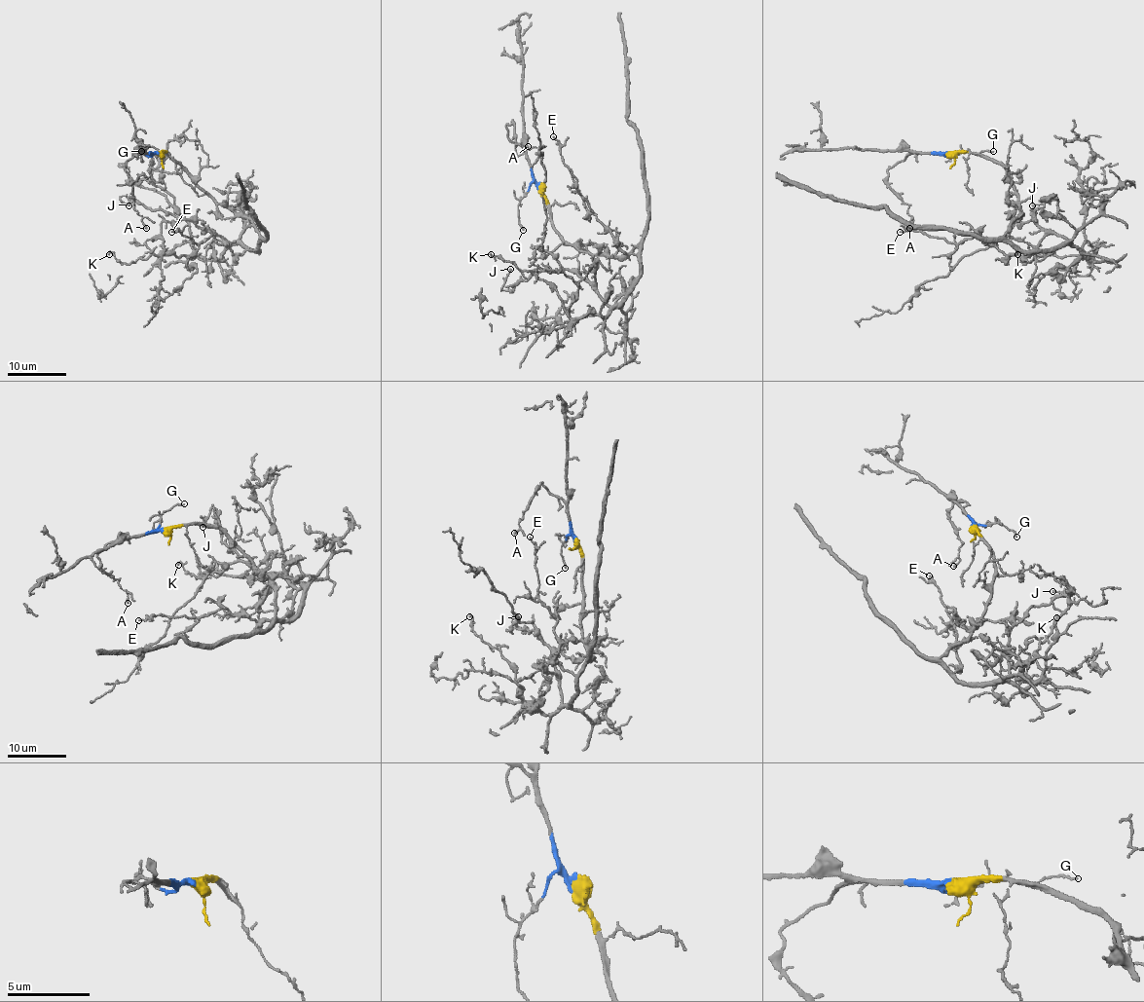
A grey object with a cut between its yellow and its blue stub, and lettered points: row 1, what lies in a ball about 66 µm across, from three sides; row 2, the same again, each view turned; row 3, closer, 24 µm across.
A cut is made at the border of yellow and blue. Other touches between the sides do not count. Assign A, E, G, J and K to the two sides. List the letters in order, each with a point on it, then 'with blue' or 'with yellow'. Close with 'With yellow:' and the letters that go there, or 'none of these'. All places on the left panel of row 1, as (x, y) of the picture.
A: (146, 228) | with blue
E: (171, 232) | with yellow
G: (141, 151) | with blue
J: (129, 205) | with yellow
K: (109, 254) | with yellow
With yellow: E, J, K

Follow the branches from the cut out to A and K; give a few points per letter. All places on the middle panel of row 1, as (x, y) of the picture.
A: (538, 186), (526, 151), (507, 137), (506, 126), (514, 126), (515, 146), (520, 145), (524, 149), (529, 146)
K: (538, 186), (565, 241), (618, 256), (641, 241), (630, 292), (605, 316), (572, 318), (553, 287), (490, 253)

